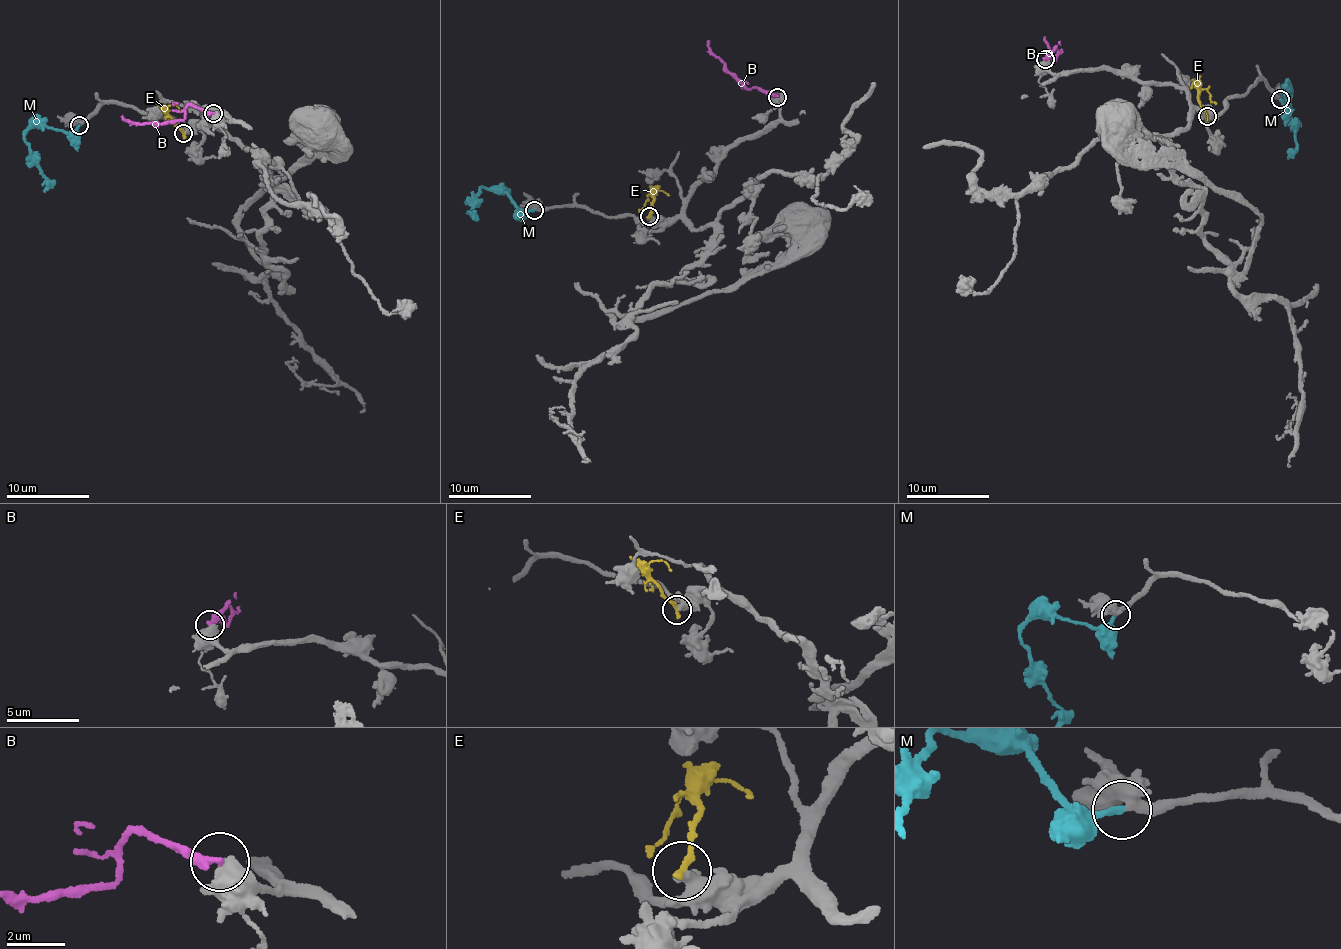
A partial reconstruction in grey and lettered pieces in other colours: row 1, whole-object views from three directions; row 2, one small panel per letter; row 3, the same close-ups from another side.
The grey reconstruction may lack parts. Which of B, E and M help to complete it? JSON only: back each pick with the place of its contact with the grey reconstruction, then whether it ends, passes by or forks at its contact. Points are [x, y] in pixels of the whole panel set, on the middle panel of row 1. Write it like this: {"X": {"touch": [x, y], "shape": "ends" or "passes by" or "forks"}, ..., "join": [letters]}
{"M": {"touch": [534, 210], "shape": "ends"}, "join": ["M"]}

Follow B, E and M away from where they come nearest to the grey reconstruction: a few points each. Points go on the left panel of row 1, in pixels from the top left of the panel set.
B: (212, 114), (190, 105), (185, 117), (172, 121), (131, 123), (120, 116)
E: (184, 133), (175, 125), (168, 107), (175, 105), (181, 112)
M: (79, 125), (69, 132), (34, 126), (25, 134), (31, 161), (45, 176), (45, 192)

